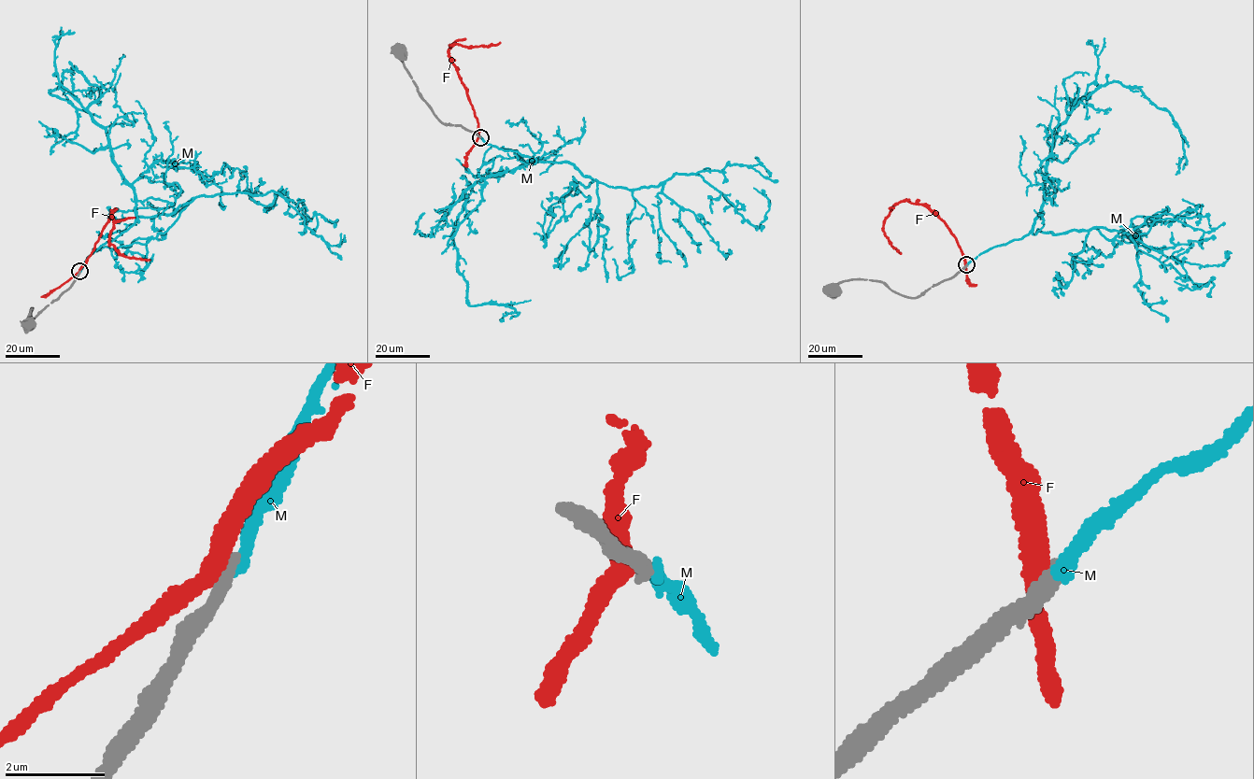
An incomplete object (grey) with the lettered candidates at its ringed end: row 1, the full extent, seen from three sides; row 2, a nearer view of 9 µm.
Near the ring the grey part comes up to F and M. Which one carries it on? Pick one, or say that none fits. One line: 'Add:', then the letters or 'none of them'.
Add: none of them

